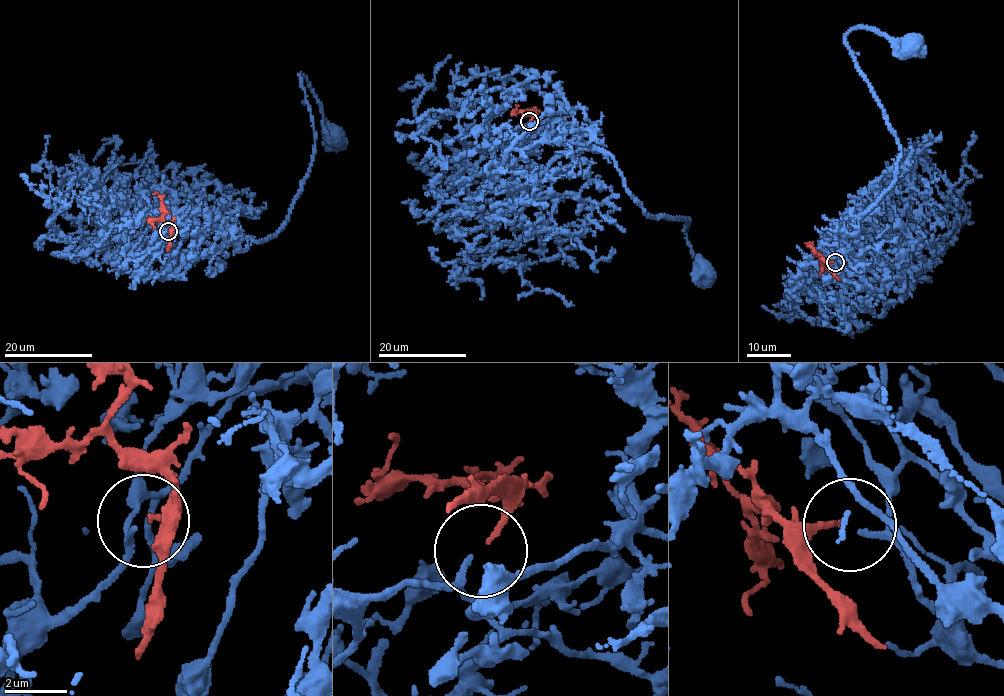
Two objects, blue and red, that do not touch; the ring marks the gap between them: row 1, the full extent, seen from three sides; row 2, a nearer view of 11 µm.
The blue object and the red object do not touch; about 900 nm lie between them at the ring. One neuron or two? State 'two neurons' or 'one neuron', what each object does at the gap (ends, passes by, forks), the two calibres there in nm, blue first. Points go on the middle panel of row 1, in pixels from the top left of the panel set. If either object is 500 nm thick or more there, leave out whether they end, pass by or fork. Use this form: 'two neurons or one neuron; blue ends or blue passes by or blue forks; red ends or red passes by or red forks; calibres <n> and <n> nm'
one neuron; blue passes by; red ends; calibres 120 and 170 nm

